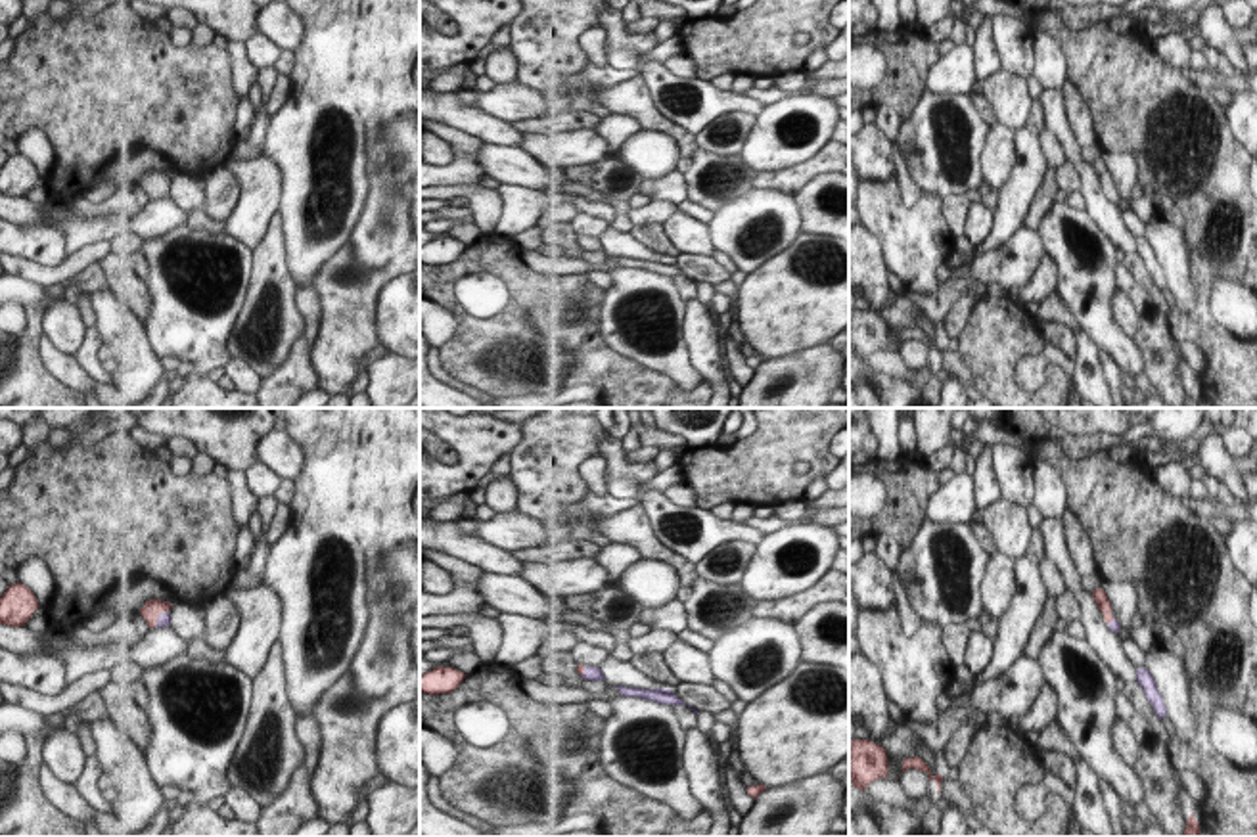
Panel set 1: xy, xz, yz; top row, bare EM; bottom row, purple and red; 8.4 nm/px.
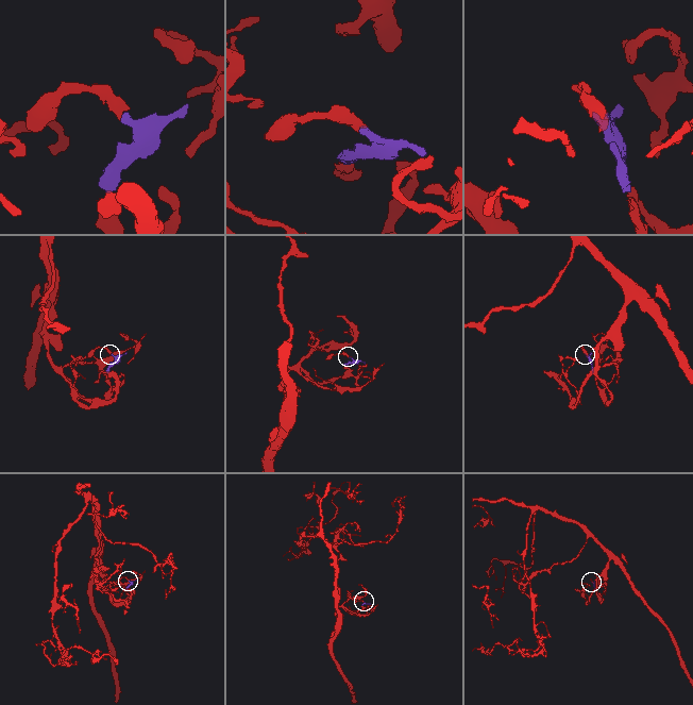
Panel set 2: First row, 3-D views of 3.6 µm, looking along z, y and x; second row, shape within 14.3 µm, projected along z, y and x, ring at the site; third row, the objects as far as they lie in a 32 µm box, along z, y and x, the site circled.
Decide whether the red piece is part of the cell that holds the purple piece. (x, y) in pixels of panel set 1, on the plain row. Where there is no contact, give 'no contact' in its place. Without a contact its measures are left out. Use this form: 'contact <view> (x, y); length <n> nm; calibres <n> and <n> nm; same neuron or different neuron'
contact xy (158, 190); length 140 nm; calibres 120 and 160 nm; same neuron

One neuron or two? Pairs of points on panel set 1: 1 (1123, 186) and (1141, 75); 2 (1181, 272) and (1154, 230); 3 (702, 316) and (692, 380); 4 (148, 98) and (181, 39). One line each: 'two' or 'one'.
1: two
2: one
3: two
4: two

